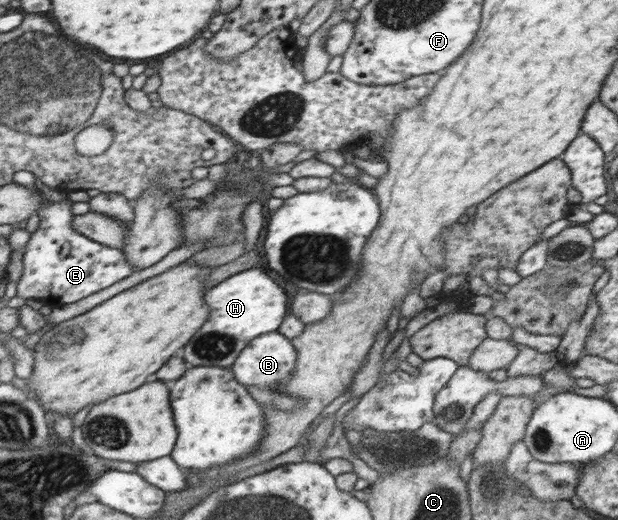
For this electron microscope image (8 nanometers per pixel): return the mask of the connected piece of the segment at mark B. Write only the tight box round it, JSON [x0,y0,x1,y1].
[229,332,297,390]

